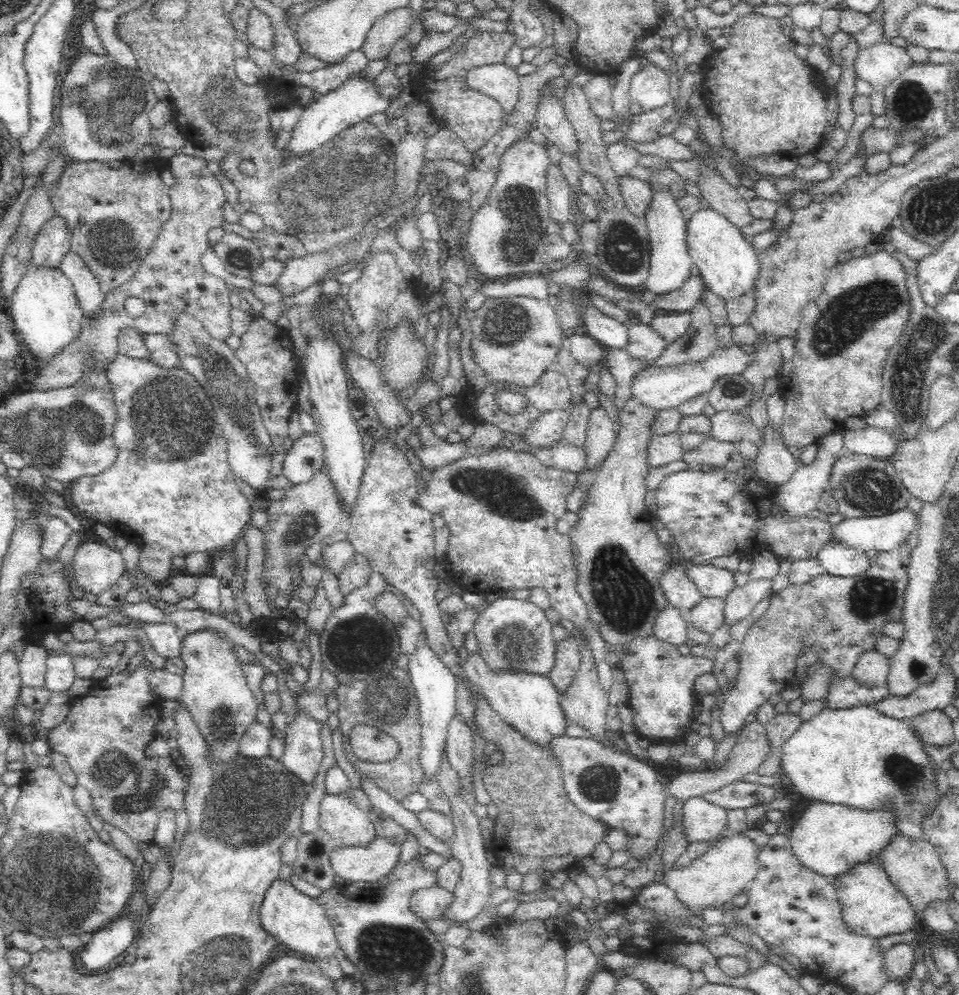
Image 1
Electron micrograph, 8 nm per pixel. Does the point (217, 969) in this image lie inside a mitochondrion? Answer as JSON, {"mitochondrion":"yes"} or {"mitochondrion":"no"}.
{"mitochondrion":"yes"}

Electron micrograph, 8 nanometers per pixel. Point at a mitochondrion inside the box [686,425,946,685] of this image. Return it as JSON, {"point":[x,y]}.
{"point":[868,489]}

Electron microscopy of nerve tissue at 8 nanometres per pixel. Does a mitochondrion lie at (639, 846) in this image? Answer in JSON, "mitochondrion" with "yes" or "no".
{"mitochondrion":"no"}

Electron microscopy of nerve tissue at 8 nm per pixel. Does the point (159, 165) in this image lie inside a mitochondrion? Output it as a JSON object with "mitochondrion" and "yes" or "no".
{"mitochondrion":"no"}

